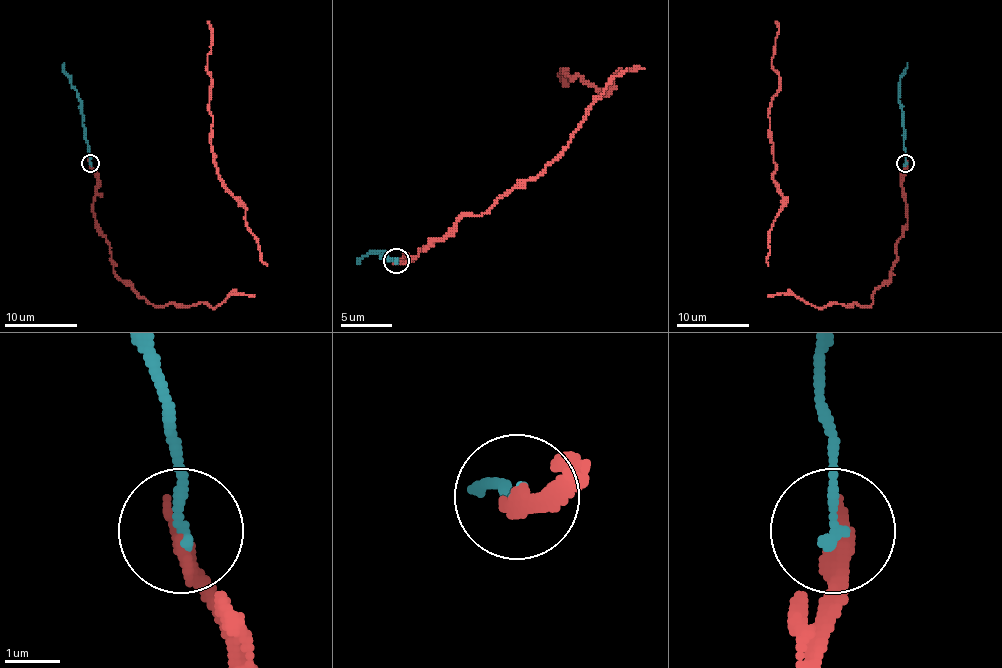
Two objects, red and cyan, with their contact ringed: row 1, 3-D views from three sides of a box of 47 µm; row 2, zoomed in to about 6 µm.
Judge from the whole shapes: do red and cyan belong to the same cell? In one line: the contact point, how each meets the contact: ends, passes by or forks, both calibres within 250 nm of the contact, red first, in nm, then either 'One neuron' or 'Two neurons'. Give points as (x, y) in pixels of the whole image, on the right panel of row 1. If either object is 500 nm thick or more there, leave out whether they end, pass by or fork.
Place: (905, 163). At the ring red ends. At the ring cyan ends. Thickness 340 nm (red) against 220 nm. Two neurons

